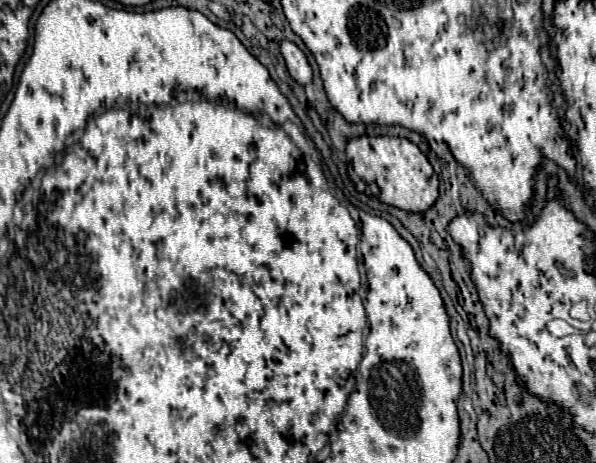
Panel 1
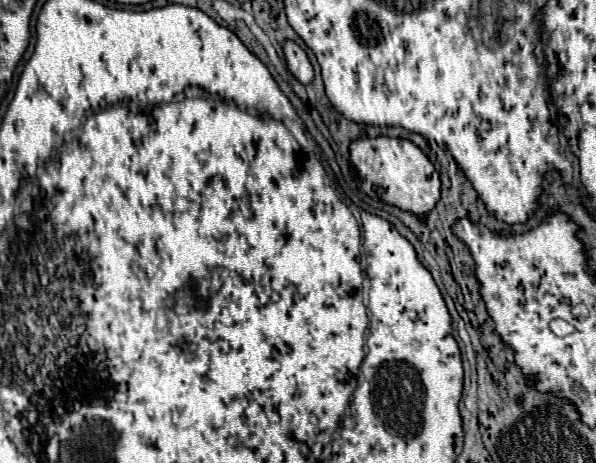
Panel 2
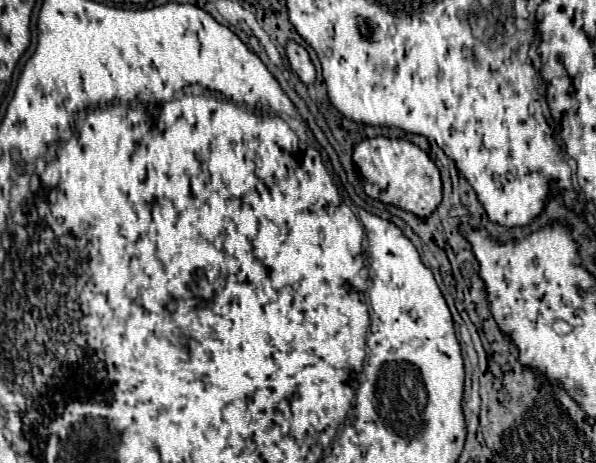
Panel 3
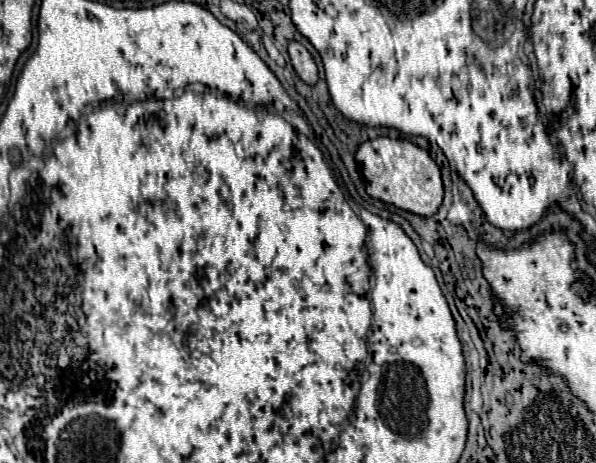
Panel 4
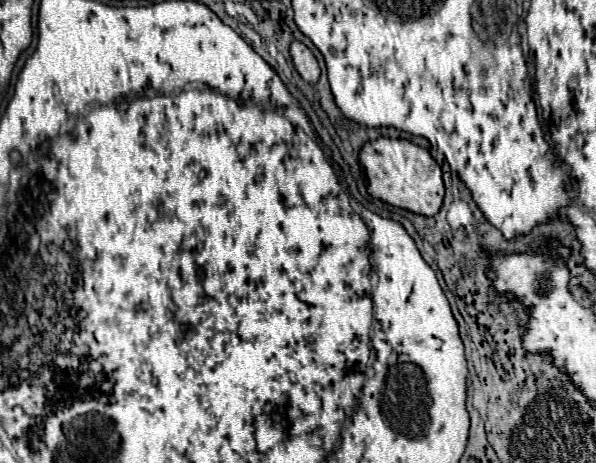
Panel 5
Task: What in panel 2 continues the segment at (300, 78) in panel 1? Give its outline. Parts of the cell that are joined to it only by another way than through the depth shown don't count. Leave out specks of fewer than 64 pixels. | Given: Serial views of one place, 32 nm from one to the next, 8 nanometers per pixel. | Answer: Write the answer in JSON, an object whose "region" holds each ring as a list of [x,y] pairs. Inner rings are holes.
{"region":[[[286,40],[282,44],[282,50],[284,50],[284,58],[286,58],[286,64],[288,64],[288,70],[292,72],[292,76],[304,86],[310,84],[314,80],[314,70],[312,70],[312,64],[310,64],[306,52],[290,40]]]}

